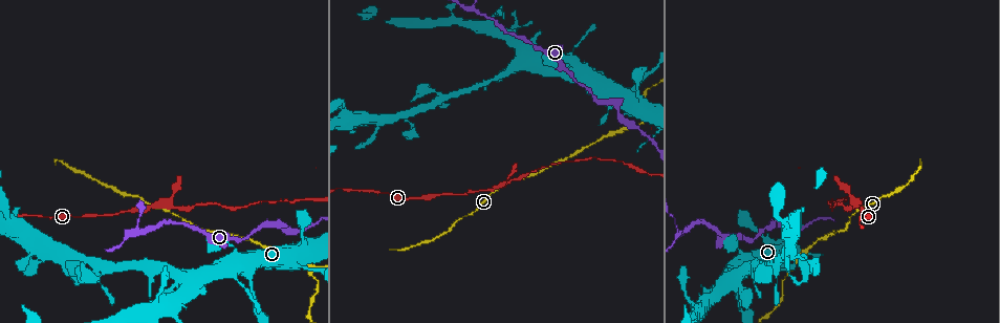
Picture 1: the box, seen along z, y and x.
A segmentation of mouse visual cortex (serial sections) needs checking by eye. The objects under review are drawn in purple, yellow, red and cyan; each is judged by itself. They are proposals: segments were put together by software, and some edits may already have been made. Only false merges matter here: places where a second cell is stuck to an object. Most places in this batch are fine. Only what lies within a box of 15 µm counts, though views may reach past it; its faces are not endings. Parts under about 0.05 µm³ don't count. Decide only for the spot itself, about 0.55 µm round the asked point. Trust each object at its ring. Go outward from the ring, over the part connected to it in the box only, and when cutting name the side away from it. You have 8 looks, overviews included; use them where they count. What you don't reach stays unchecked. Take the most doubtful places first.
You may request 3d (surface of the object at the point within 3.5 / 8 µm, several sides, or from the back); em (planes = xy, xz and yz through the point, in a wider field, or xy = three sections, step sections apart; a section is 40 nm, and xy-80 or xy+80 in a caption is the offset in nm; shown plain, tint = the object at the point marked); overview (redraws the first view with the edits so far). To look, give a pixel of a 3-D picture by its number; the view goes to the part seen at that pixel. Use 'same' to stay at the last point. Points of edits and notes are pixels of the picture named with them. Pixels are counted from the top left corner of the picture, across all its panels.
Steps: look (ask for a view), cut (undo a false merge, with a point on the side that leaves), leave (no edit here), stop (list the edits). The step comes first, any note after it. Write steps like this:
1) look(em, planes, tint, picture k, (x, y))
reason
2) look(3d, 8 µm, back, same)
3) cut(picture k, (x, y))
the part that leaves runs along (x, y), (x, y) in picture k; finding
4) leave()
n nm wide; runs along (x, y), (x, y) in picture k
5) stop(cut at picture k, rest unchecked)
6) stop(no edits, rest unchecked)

look(3d, 3.5 µm, picture 1, (682, 231))
side arm on a straight run

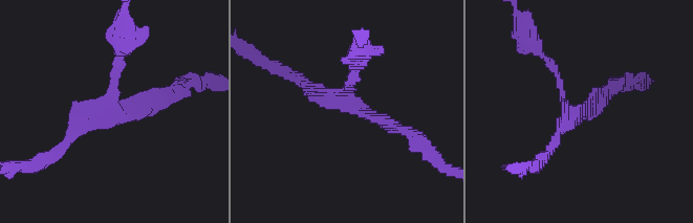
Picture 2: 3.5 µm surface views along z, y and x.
look(em, xy, step 2, tint, picture 2, (115, 116))
3 arms; arms of 150, 200, 200 nm; need the tissue

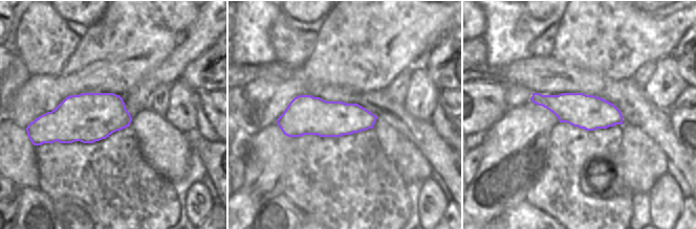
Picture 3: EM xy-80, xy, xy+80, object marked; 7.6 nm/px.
leave()
runs along (173, 90), (86, 119), (61, 148) in picture 2; all the same cell

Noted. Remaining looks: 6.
look(3d, 3.5 µm, picture 1, (642, 122))
branch point

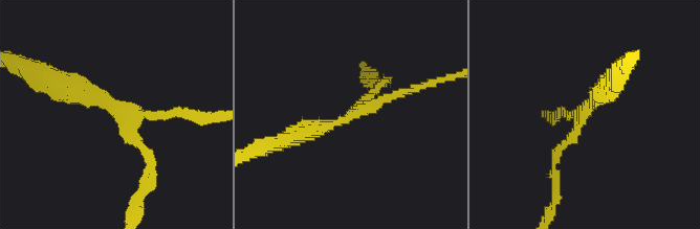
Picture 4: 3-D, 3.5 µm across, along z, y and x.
look(em, planes, tint, picture 4, (582, 117))
3 arms; arms of 100, 100, 250 nm; shape alone is not enough

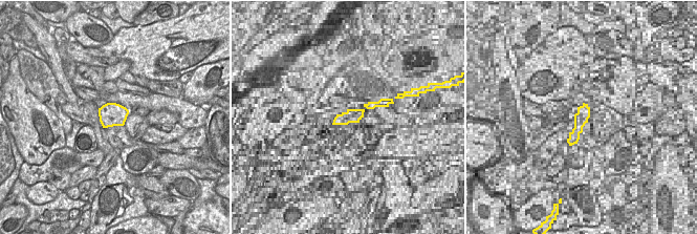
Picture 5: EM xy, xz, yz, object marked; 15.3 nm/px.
leave()
runs along (604, 87), (559, 151), (555, 174) in picture 4; all the same cell

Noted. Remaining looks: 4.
look(3d, 8 µm, picture 1, (164, 203))
side arm on a straight run

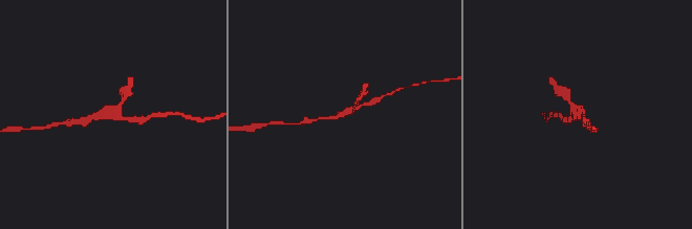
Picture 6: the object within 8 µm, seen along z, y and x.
look(em, xy, step 1, tint, picture 6, (578, 115))
3 arms; arms of 100, 150, 200 nm

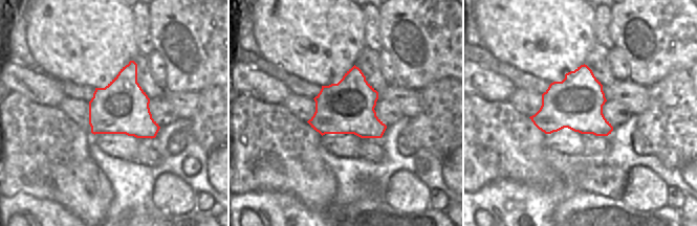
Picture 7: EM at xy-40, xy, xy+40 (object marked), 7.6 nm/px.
leave()
all the same cell

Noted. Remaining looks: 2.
stop(no edits, rest unchecked)

